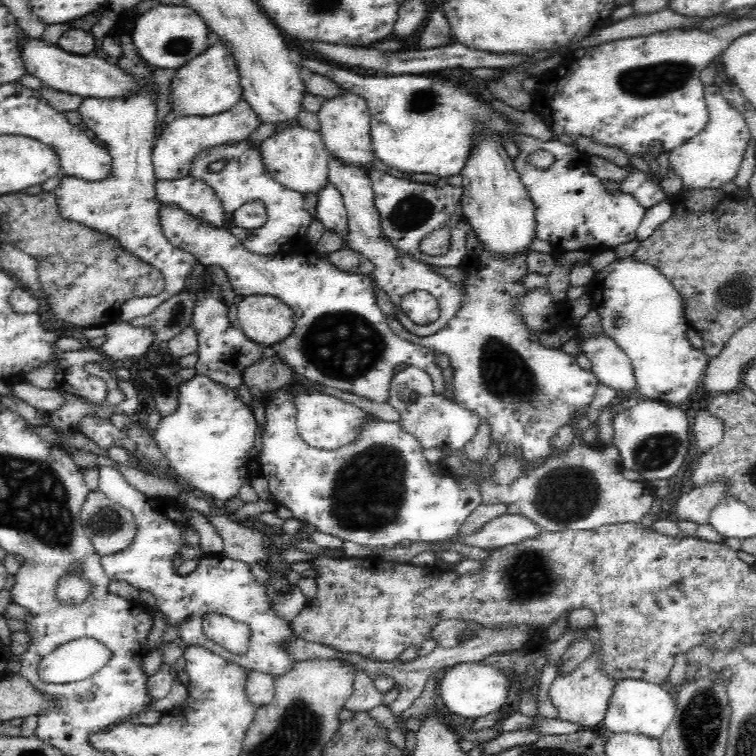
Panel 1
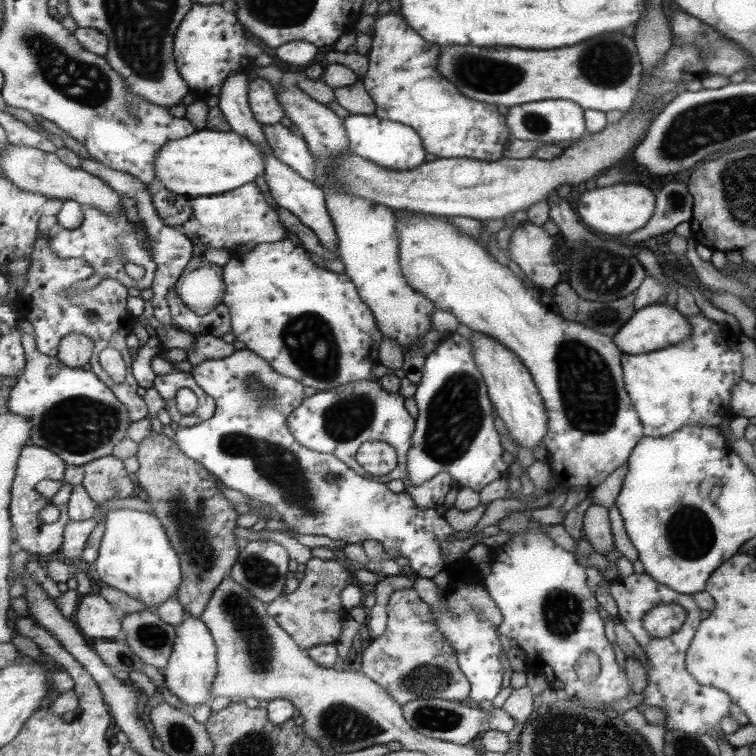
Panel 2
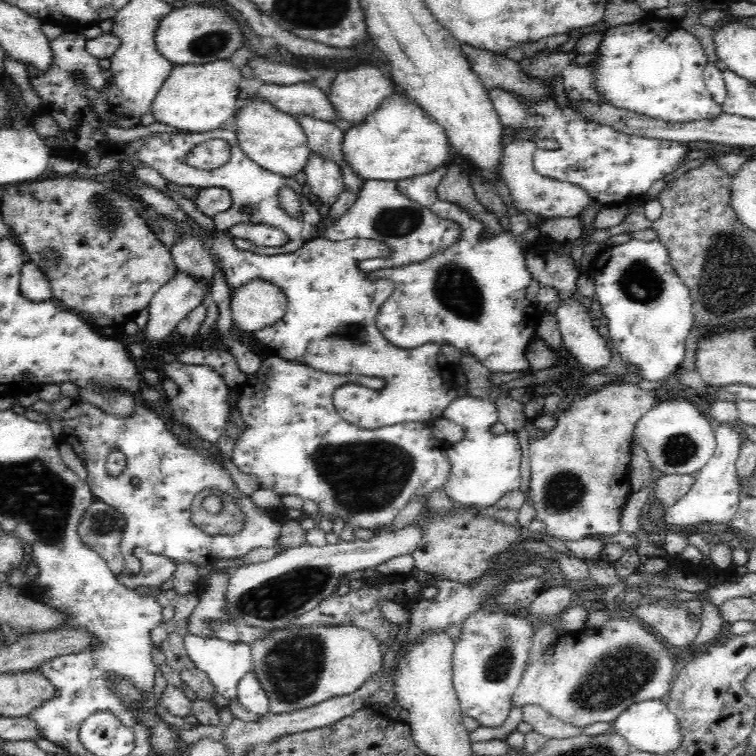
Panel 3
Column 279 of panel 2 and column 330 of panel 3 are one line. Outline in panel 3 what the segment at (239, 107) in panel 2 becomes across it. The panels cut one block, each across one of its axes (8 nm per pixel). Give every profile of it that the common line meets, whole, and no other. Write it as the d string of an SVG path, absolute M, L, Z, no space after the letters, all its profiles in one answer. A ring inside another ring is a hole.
M314 152L306 162L306 190L308 194L324 206L336 204L338 196L344 194L344 172L334 160Z

